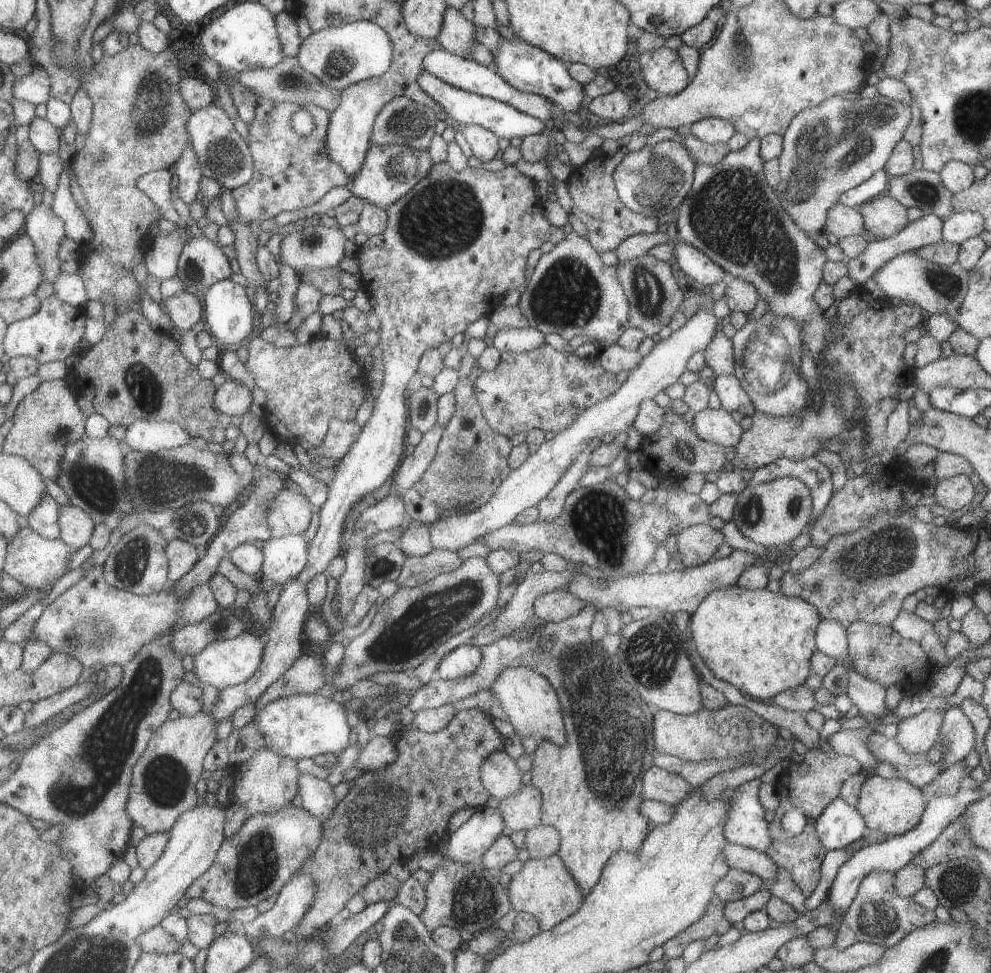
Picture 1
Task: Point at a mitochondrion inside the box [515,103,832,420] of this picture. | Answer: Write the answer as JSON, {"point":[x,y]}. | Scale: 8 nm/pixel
{"point":[733,216]}

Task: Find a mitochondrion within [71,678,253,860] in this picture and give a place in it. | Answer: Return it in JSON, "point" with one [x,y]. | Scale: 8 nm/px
{"point":[163,779]}

